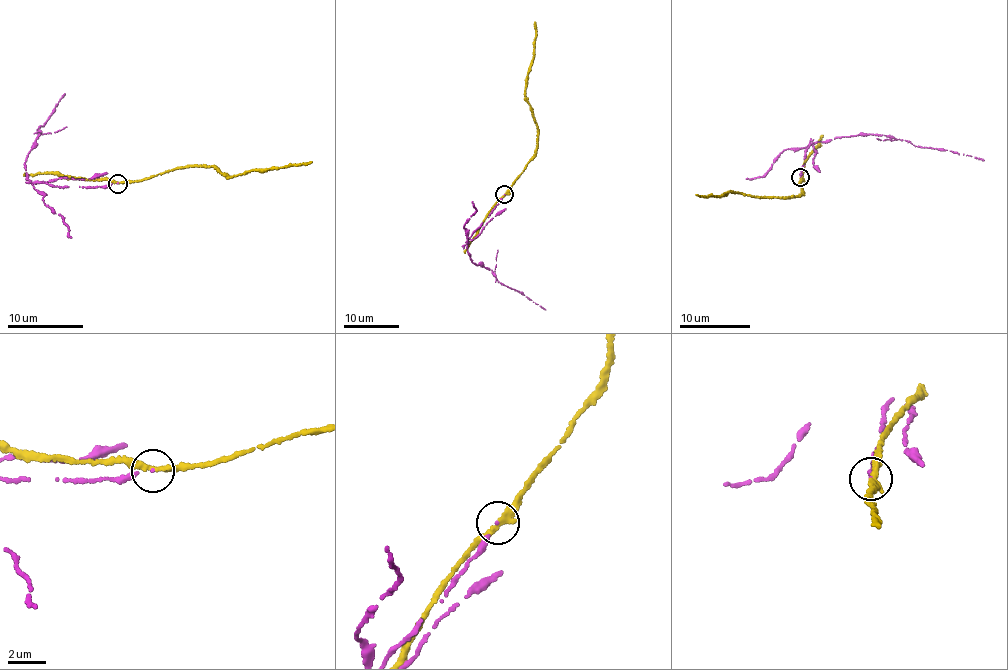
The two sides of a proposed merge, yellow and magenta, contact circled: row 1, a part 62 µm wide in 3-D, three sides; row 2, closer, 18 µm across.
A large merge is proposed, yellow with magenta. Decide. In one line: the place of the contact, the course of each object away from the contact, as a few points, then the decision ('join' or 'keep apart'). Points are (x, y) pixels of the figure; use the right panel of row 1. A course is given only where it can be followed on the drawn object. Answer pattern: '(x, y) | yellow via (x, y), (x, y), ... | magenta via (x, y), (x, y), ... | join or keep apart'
(800, 177) | yellow via (801, 177), (803, 191), (799, 195), (771, 198), (738, 193), (696, 195) | magenta via (801, 177), (803, 165), (812, 164), (815, 154), (810, 143), (842, 136), (890, 134), (913, 145), (984, 160) | keep apart

